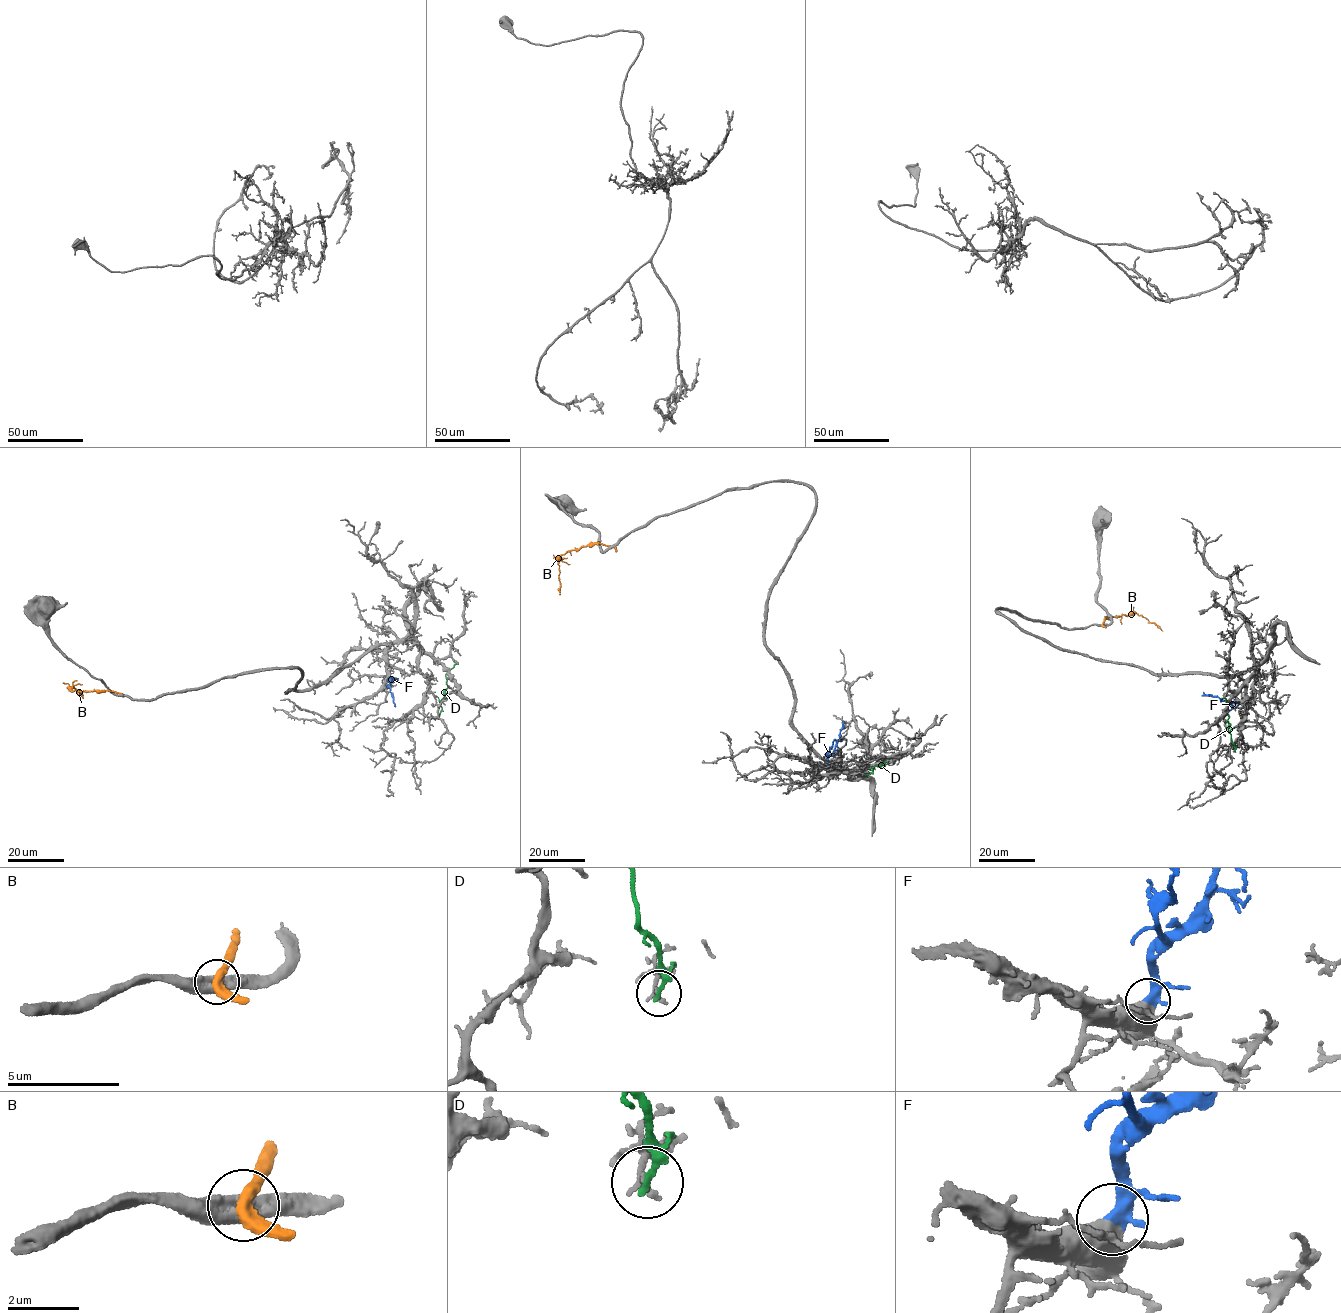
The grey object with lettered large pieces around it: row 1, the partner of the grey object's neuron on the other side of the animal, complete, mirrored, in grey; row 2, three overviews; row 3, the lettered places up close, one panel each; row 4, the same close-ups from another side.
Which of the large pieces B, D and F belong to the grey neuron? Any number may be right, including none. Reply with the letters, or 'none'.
F

